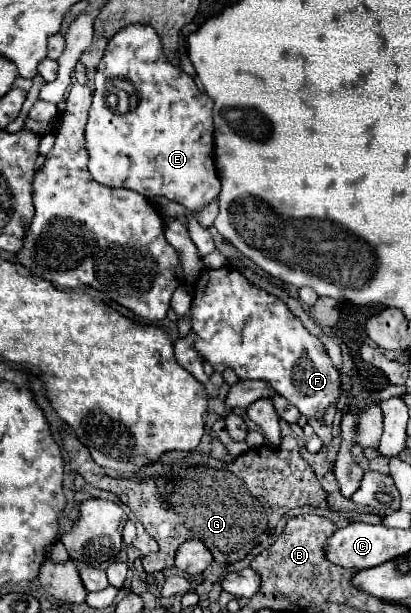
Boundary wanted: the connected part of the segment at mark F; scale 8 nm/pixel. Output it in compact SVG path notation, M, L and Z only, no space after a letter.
M223 266L219 270L205 268L201 272L193 292L191 324L193 332L197 334L195 348L205 360L211 362L217 372L223 372L227 366L231 366L241 380L267 380L277 390L277 394L285 396L307 418L321 420L325 416L325 410L333 406L341 396L341 374L333 366L323 342L305 330L301 320L293 316L285 302L251 284L239 270L231 266Z

